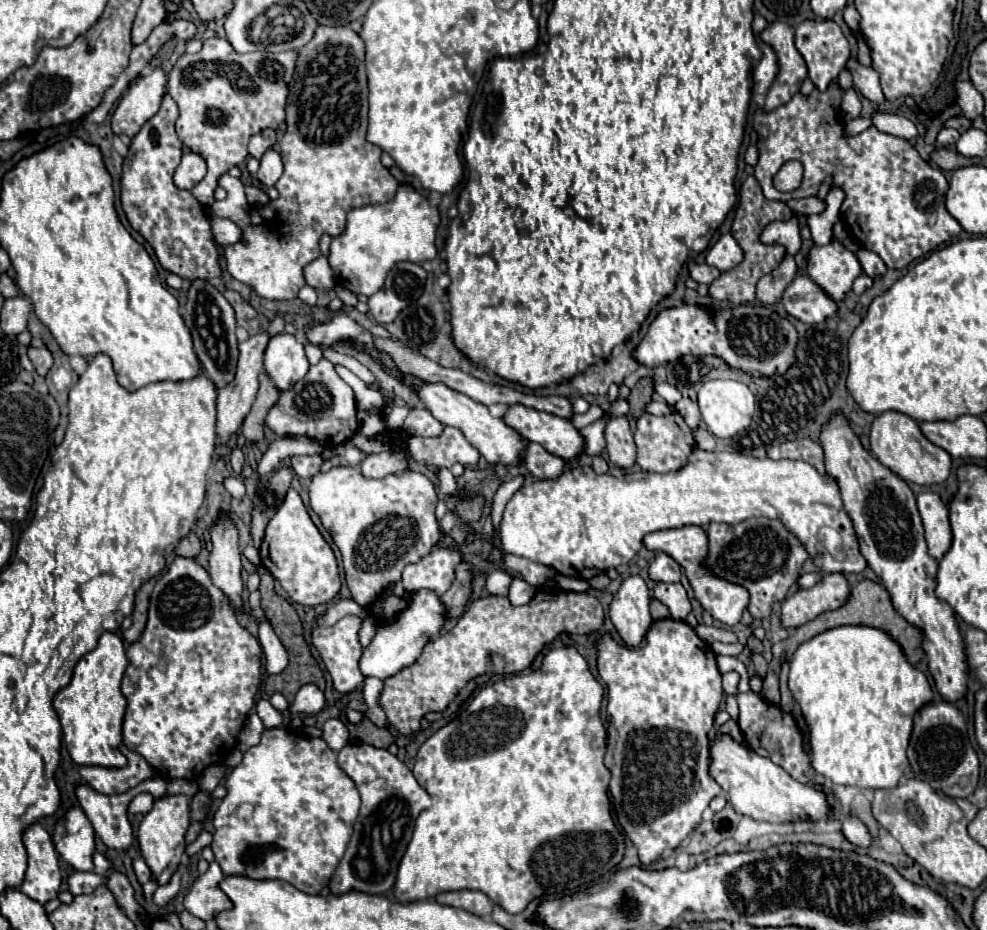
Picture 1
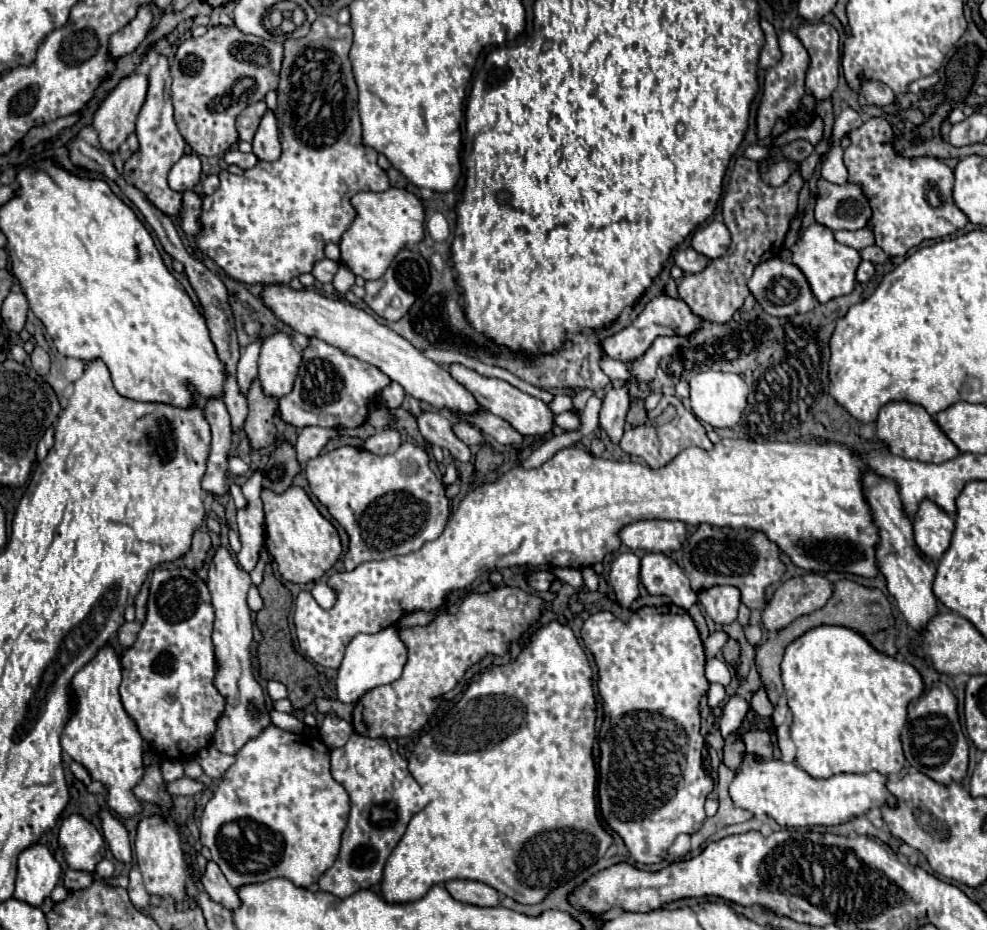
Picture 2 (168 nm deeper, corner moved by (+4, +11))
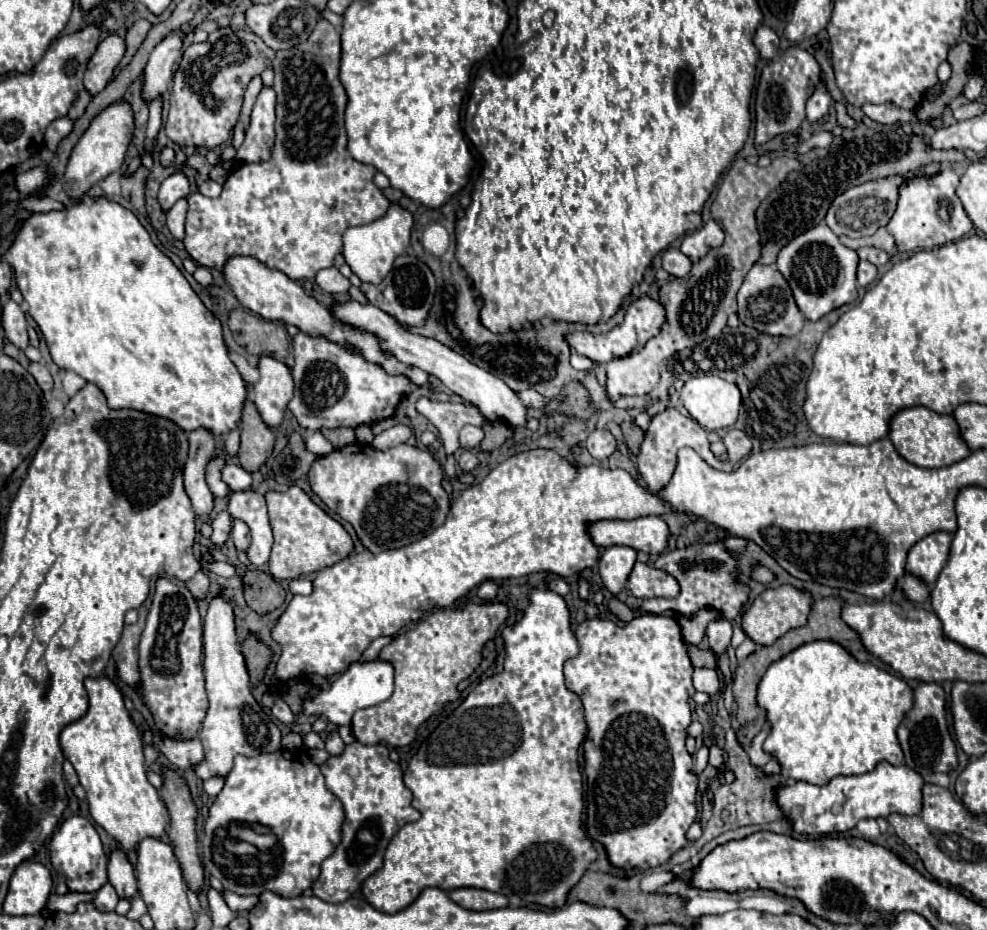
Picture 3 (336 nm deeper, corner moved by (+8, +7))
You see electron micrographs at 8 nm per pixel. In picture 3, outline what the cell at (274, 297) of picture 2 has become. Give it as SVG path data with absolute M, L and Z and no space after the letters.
M233 257L231 261L227 261L225 269L223 269L225 281L231 287L231 291L235 293L235 297L241 301L243 307L247 307L249 311L261 315L267 321L281 321L285 325L295 325L299 331L311 335L311 337L325 337L327 341L363 355L367 361L377 363L387 375L403 375L407 377L415 387L431 387L431 377L427 373L423 373L421 369L401 363L393 353L385 351L381 347L381 339L369 331L363 331L355 325L343 323L339 321L331 309L327 309L321 301L317 301L315 297L307 295L303 291L303 287L299 287L295 281L291 281L287 275L259 263L255 257Z

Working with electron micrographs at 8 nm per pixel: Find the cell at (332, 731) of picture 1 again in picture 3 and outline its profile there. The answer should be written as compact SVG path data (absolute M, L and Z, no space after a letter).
M333 731L333 733L329 733L329 735L327 735L325 745L327 745L327 751L329 751L331 755L339 755L339 753L343 751L343 747L345 747L345 743L343 743L343 739L339 737L339 733L337 733L337 731Z

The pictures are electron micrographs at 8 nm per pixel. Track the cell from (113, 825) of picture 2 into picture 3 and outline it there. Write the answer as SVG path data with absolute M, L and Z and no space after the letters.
M113 849L109 855L109 881L115 885L119 897L135 897L137 895L137 879L133 865L129 863L123 849Z

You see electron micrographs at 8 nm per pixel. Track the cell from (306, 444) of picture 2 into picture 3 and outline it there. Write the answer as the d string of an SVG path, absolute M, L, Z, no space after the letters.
M315 431L315 433L305 435L305 447L307 447L307 451L311 451L311 453L315 453L319 457L333 451L333 445L321 435L321 431Z

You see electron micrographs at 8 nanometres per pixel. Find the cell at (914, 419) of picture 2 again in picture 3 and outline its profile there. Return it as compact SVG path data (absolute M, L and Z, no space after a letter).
M907 407L897 411L889 421L889 439L897 453L917 467L947 467L965 459L971 451L959 437L959 429L951 415L939 415L927 407Z

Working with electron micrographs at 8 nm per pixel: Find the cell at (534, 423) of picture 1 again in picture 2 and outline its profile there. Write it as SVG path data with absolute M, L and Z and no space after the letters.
M459 363L449 365L447 371L451 373L451 377L453 377L455 381L459 381L463 387L467 387L467 389L471 391L471 395L475 397L475 401L477 401L483 409L487 409L487 411L491 411L493 415L505 419L505 421L507 421L511 427L515 427L521 435L545 435L545 433L551 429L551 425L553 425L553 413L549 411L549 407L547 407L541 399L531 397L531 395L519 391L517 387L509 385L509 383L503 381L503 379L483 377L483 375L479 375L477 371L473 371L473 369L465 367L465 365L459 365Z

